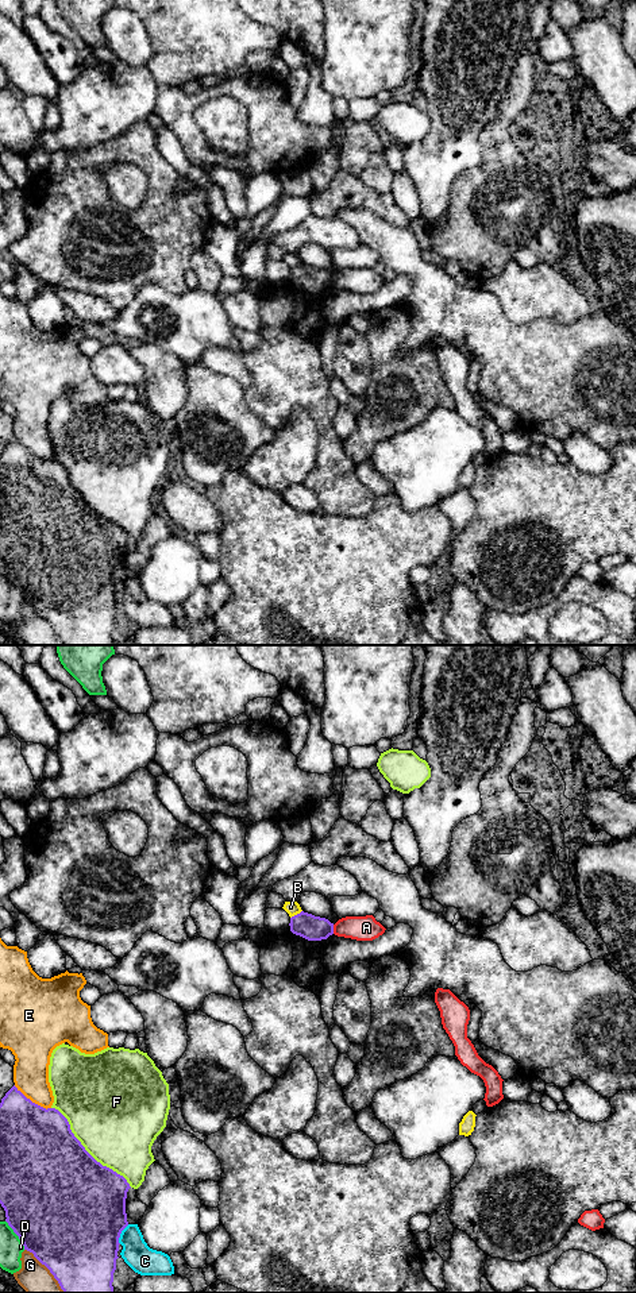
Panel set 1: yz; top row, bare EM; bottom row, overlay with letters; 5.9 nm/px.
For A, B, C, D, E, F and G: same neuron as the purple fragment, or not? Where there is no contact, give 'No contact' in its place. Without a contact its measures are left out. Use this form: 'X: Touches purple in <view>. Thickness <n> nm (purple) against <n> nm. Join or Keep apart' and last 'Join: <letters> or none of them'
A: Touches purple in yz. Thickness 150 nm (purple) against 140 nm. Keep apart
B: Touches purple in yz. Thickness 150 nm (purple) against 80 nm. Keep apart
C: Touches purple in yz. Thickness 500 nm (purple) against 170 nm. Keep apart
D: Touches purple in yz. Thickness 500 nm (purple) against 140 nm. Keep apart
E: Touches purple in yz. Thickness 440 nm (purple) against 200 nm. Keep apart
F: Touches purple in yz. Thickness 500 nm (purple) against 480 nm. Keep apart
G: Touches purple in yz. Thickness 500 nm (purple) against 200 nm. Keep apart
Join: none of them

